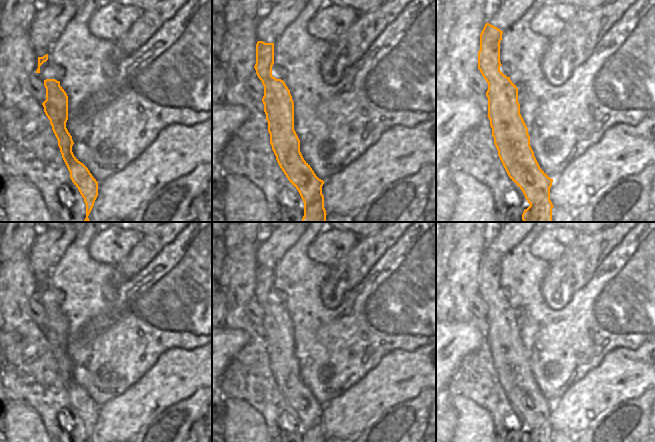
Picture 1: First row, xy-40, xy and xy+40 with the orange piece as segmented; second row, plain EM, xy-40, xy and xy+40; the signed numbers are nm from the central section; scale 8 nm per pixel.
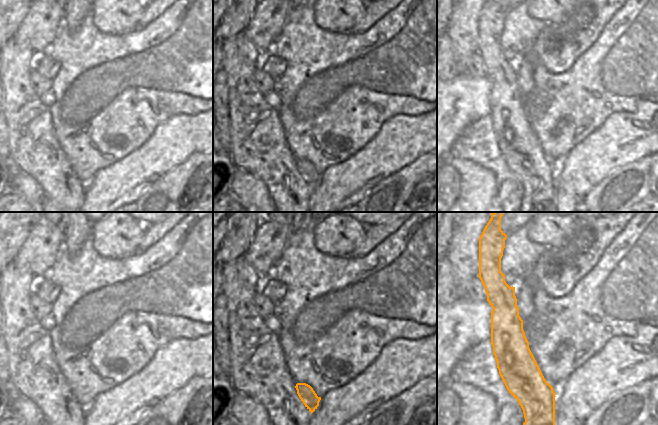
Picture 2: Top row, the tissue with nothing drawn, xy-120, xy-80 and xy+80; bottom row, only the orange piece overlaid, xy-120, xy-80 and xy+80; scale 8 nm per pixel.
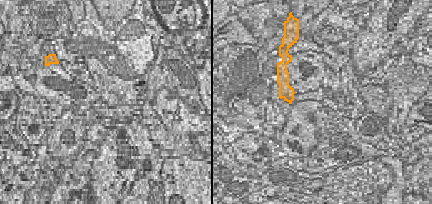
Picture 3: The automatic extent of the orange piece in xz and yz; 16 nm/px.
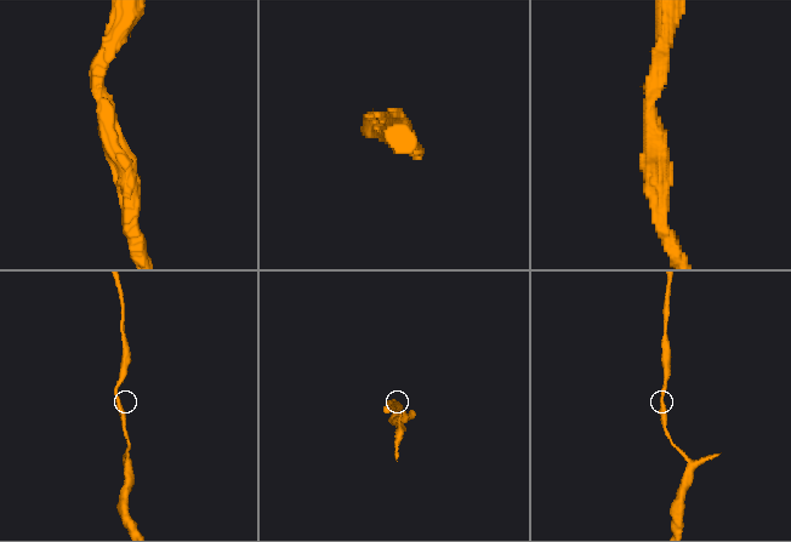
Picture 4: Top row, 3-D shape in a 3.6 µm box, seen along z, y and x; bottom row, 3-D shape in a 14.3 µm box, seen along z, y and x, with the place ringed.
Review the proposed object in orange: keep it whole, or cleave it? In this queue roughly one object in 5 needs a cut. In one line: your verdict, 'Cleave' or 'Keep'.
Keep

